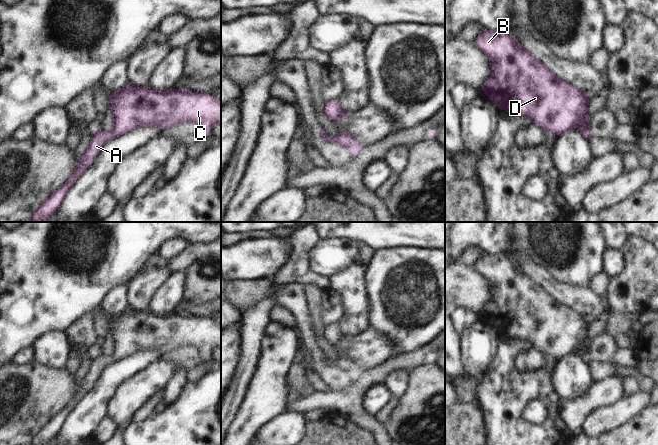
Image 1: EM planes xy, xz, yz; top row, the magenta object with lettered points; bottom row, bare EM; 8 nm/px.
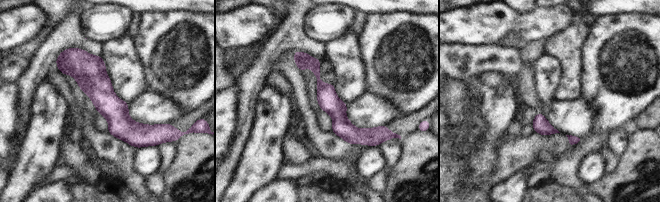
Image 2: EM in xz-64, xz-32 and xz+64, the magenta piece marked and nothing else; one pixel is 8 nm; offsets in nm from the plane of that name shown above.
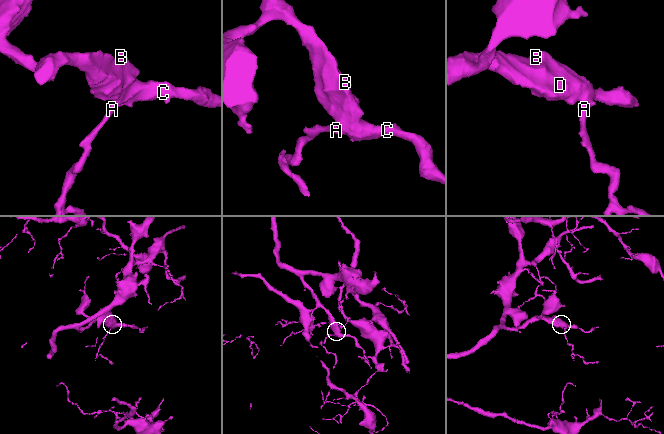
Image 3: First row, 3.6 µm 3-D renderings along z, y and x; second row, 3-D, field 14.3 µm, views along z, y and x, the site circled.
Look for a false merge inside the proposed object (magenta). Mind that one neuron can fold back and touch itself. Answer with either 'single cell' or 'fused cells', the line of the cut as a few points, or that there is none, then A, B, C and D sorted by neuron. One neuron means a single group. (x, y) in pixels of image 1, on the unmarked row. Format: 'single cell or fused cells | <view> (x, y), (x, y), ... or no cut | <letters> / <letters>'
single cell | no cut | A B C D

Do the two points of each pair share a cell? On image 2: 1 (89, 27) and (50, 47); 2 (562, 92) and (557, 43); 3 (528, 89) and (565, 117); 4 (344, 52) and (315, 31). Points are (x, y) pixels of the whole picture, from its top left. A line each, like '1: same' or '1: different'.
1: different
2: same
3: different
4: different

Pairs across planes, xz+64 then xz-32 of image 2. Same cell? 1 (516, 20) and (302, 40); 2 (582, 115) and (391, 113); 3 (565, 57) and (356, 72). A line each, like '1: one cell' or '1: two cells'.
1: two cells
2: one cell
3: one cell

